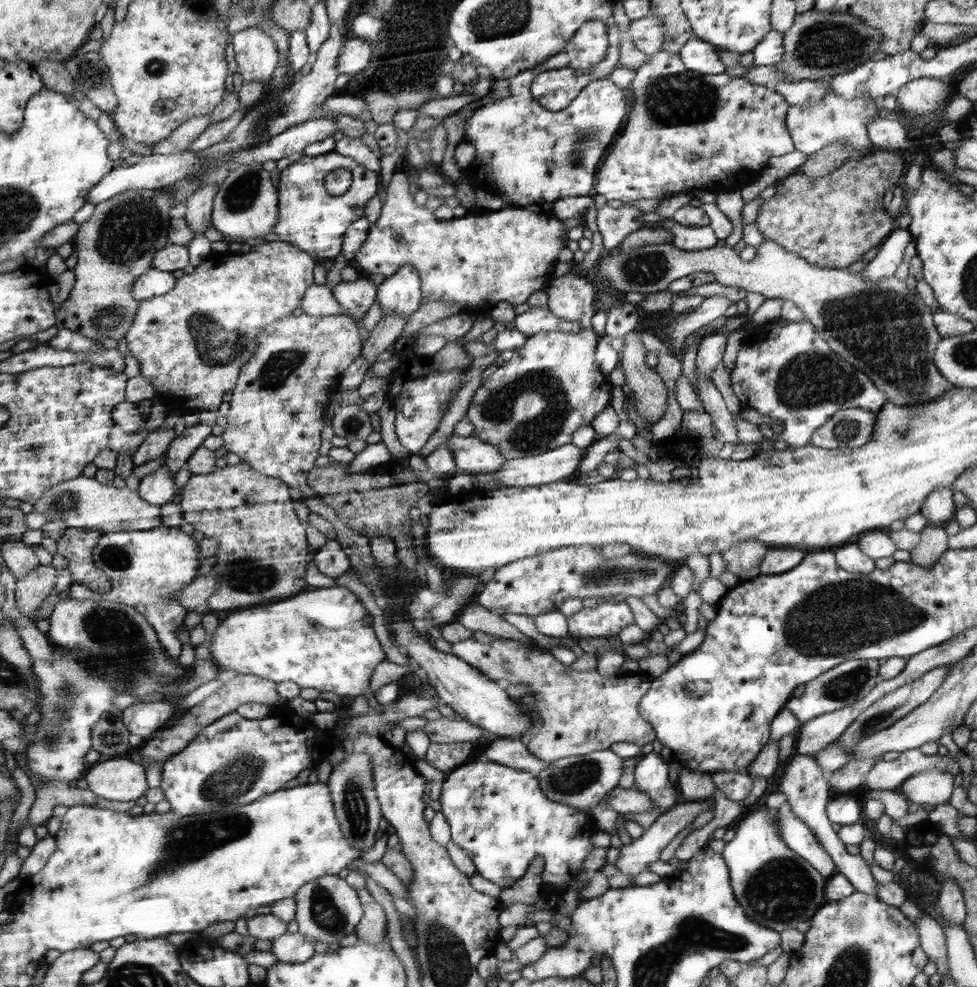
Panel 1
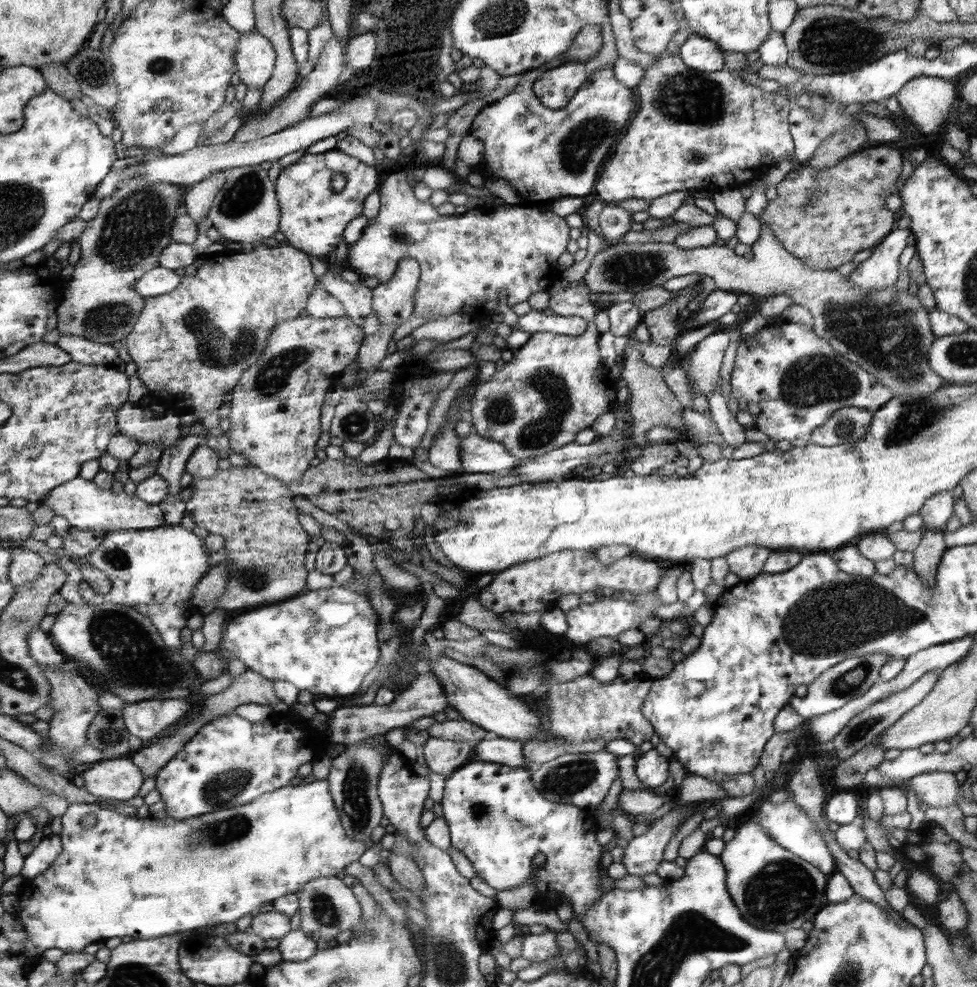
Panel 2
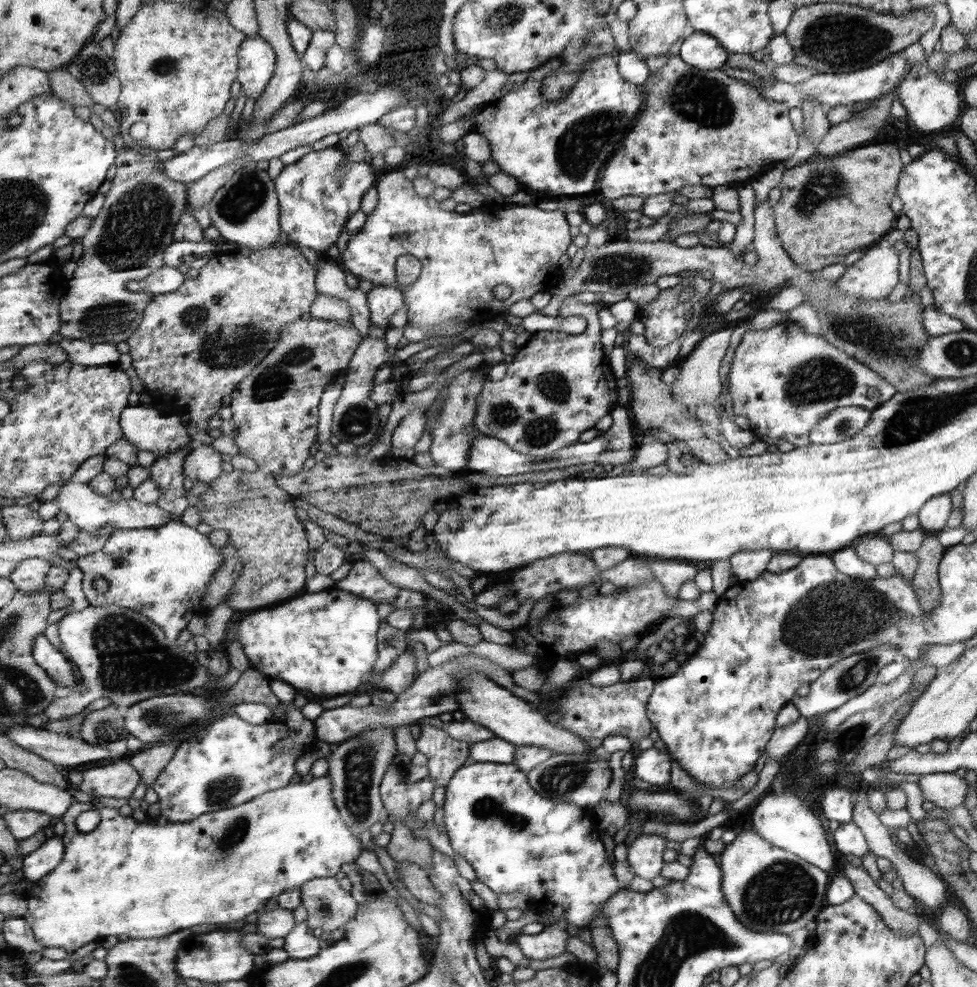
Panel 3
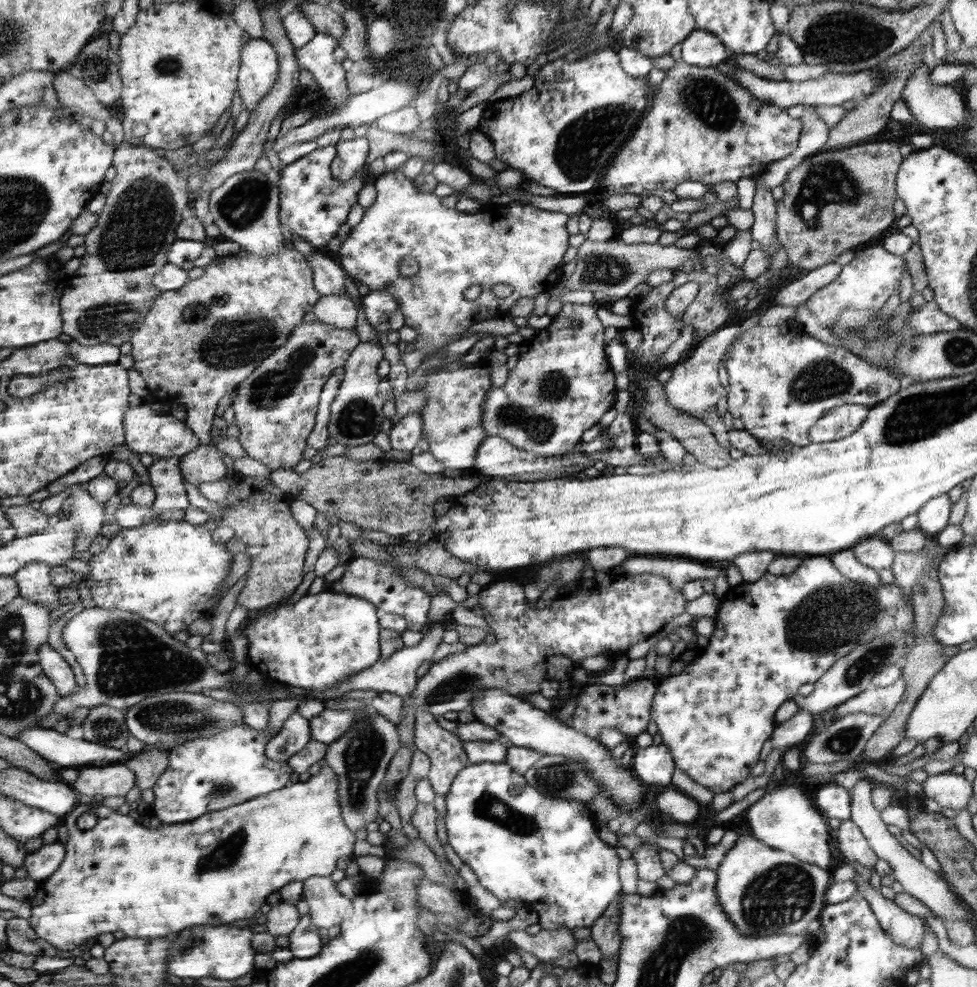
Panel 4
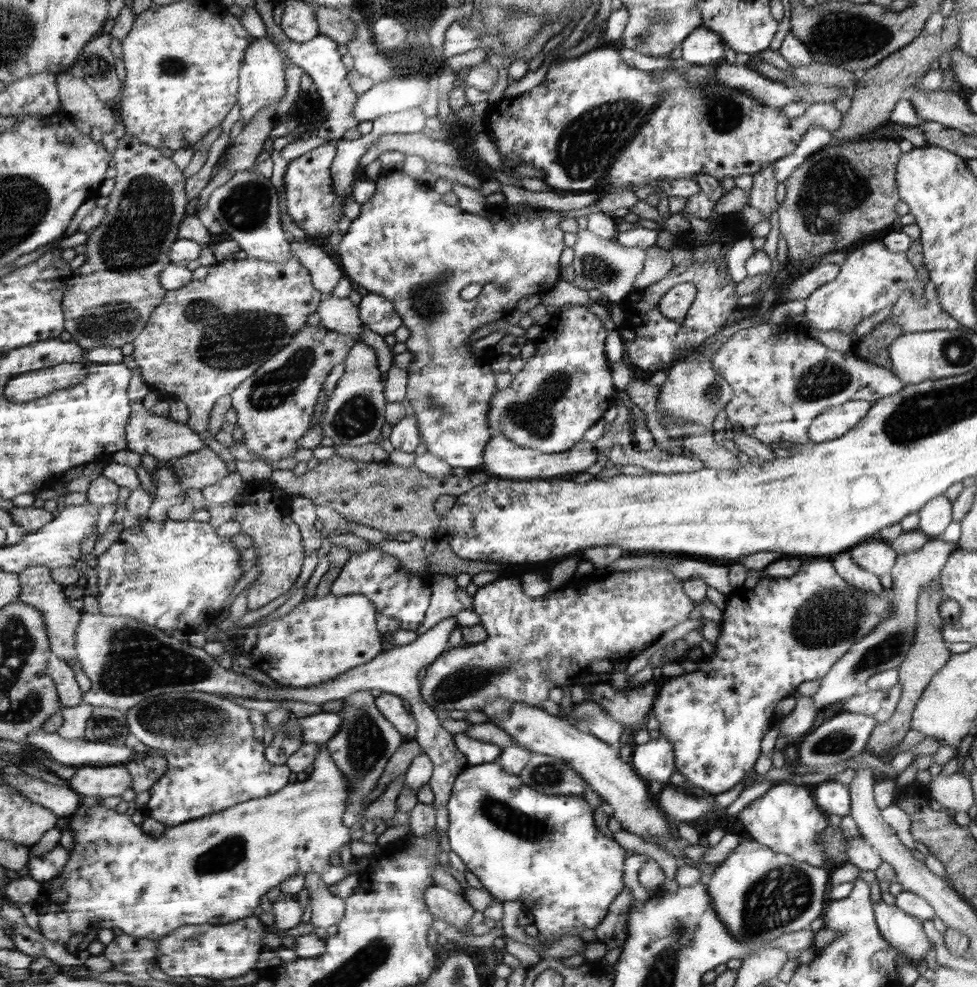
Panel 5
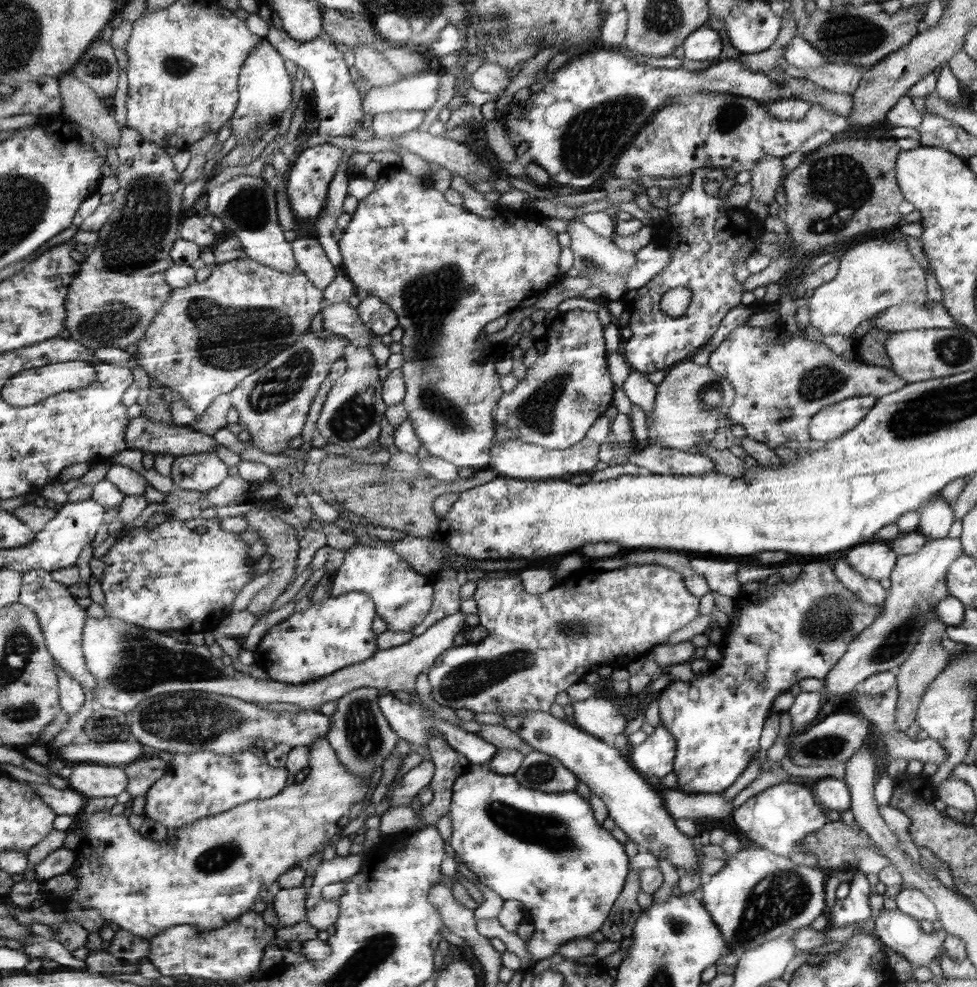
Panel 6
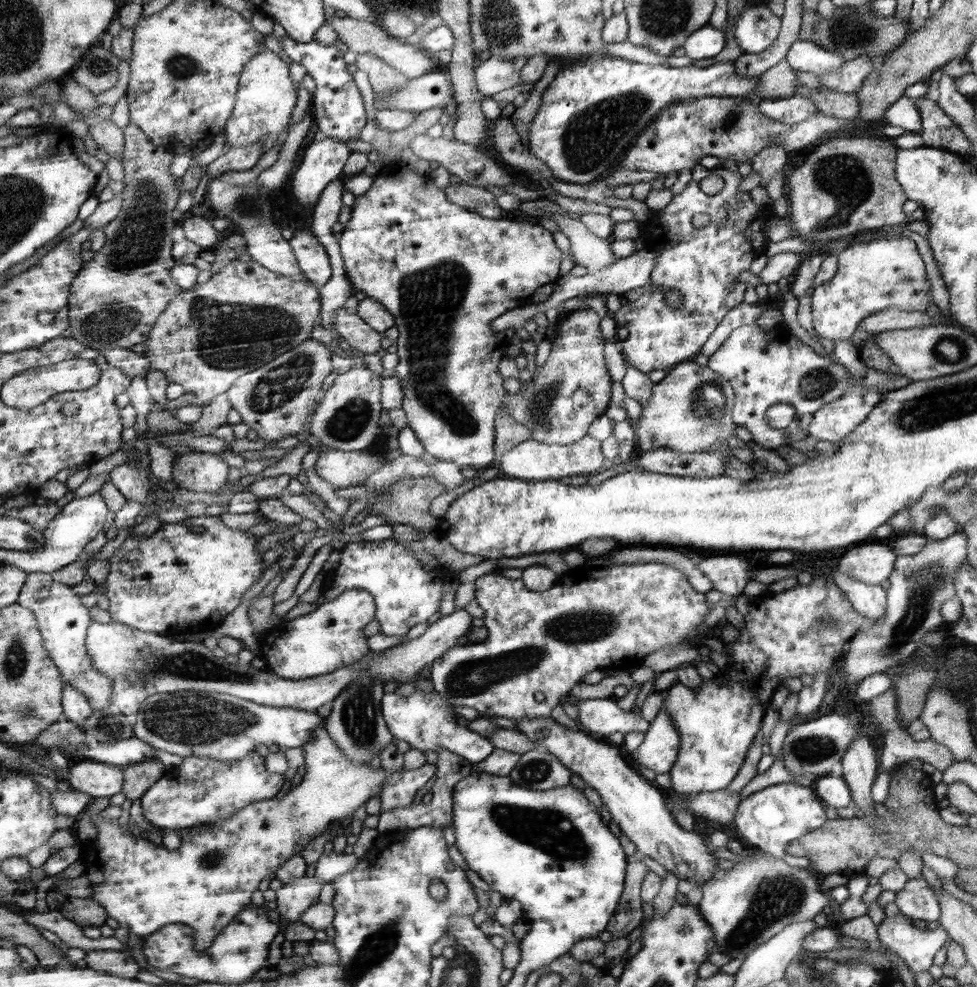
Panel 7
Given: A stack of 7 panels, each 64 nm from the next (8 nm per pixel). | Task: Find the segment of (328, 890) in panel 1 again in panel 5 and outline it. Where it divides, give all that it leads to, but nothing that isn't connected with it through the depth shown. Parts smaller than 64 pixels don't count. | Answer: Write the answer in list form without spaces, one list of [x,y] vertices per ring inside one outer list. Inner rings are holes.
[[[315,872],[305,874],[305,887],[309,890],[309,897],[312,898],[310,924],[324,929],[338,925],[345,913],[344,899],[332,895],[328,891],[329,885]]]

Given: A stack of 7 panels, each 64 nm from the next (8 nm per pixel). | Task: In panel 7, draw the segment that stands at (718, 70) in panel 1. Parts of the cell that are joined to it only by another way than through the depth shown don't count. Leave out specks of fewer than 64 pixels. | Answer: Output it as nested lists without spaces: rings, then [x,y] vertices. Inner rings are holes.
[[[708,24],[693,32],[686,39],[683,47],[686,56],[693,60],[702,60],[702,58],[712,58],[720,54],[725,47],[725,42],[725,32]]]

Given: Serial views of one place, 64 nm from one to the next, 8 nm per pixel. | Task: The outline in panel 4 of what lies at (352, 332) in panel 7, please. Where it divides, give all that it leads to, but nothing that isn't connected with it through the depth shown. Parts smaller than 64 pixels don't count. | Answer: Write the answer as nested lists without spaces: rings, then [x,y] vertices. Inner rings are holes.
[[[321,295],[320,301],[313,308],[319,322],[332,324],[336,328],[355,330],[356,306],[348,295]]]

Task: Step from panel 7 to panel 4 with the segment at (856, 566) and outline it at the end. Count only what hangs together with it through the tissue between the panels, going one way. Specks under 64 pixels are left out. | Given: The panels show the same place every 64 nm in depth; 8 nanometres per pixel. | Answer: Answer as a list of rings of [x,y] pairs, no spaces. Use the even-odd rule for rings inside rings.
[[[882,536],[862,540],[862,544],[858,544],[858,548],[852,548],[851,551],[862,564],[877,572],[891,568],[896,553],[889,541]]]

